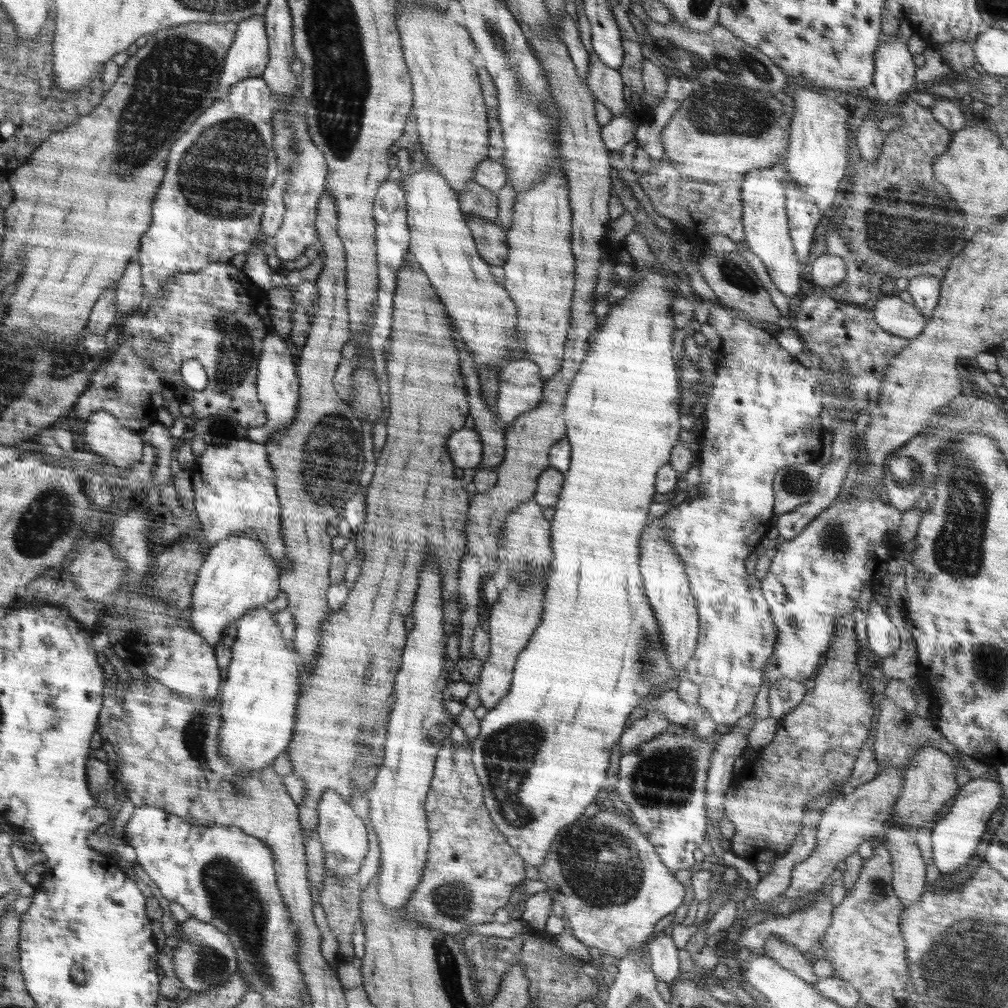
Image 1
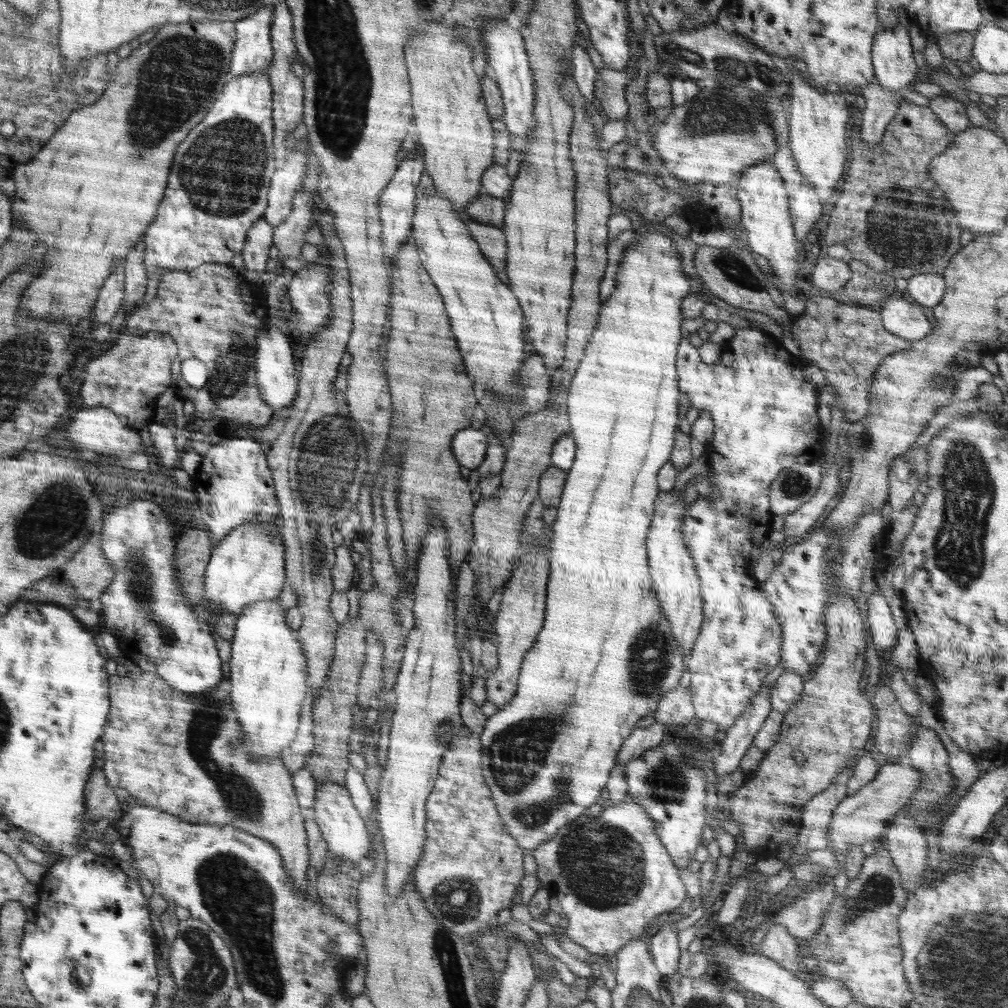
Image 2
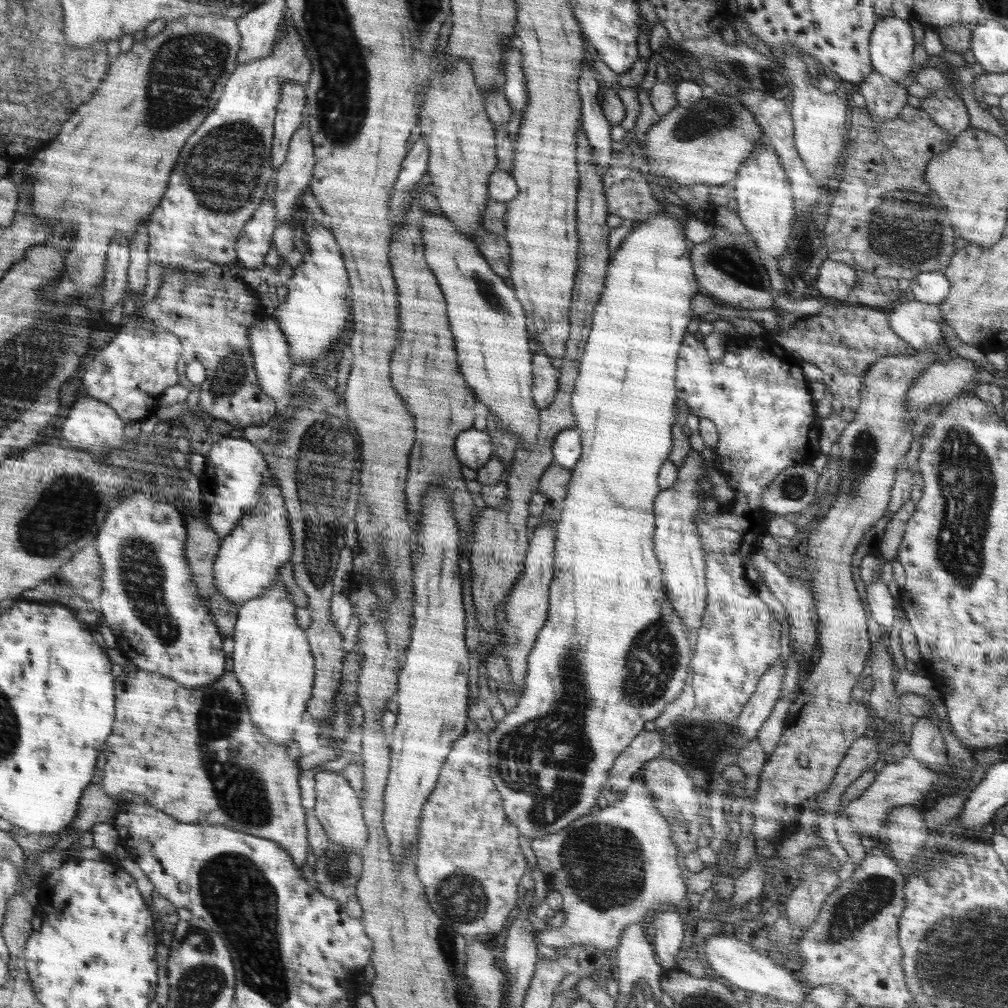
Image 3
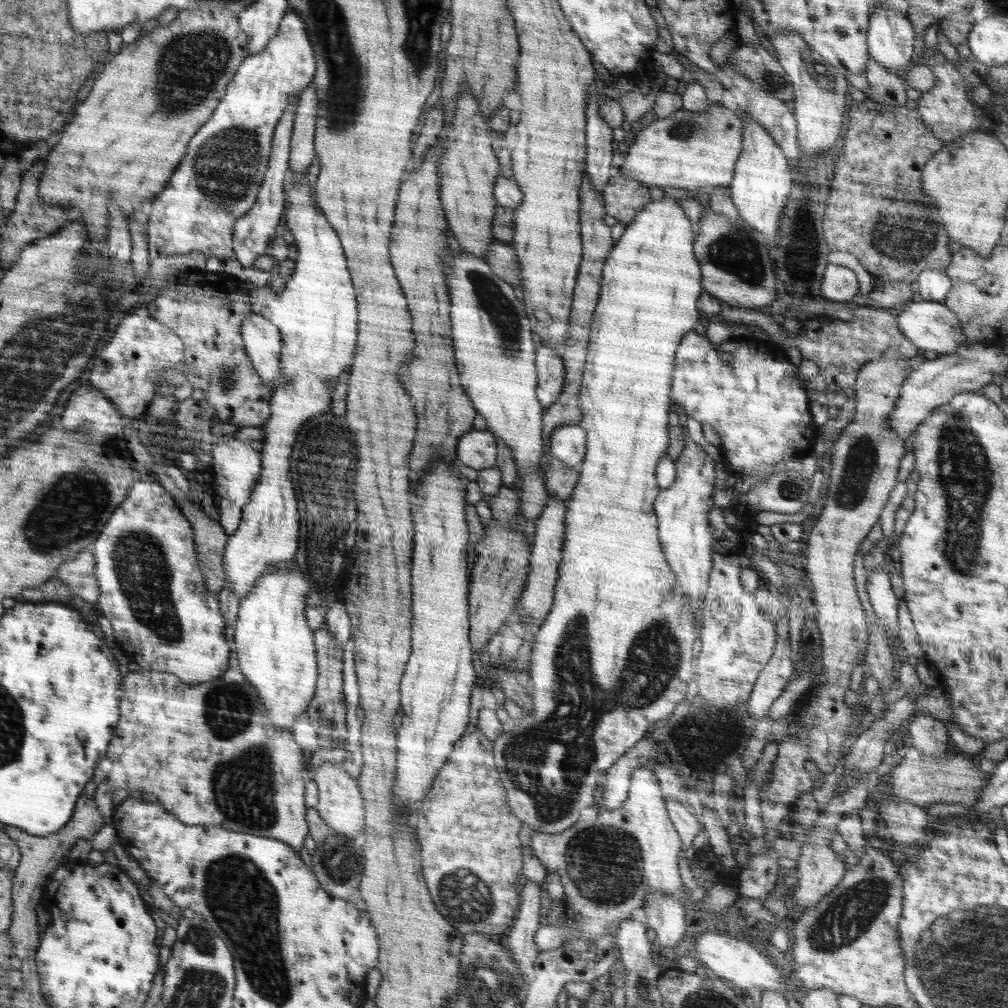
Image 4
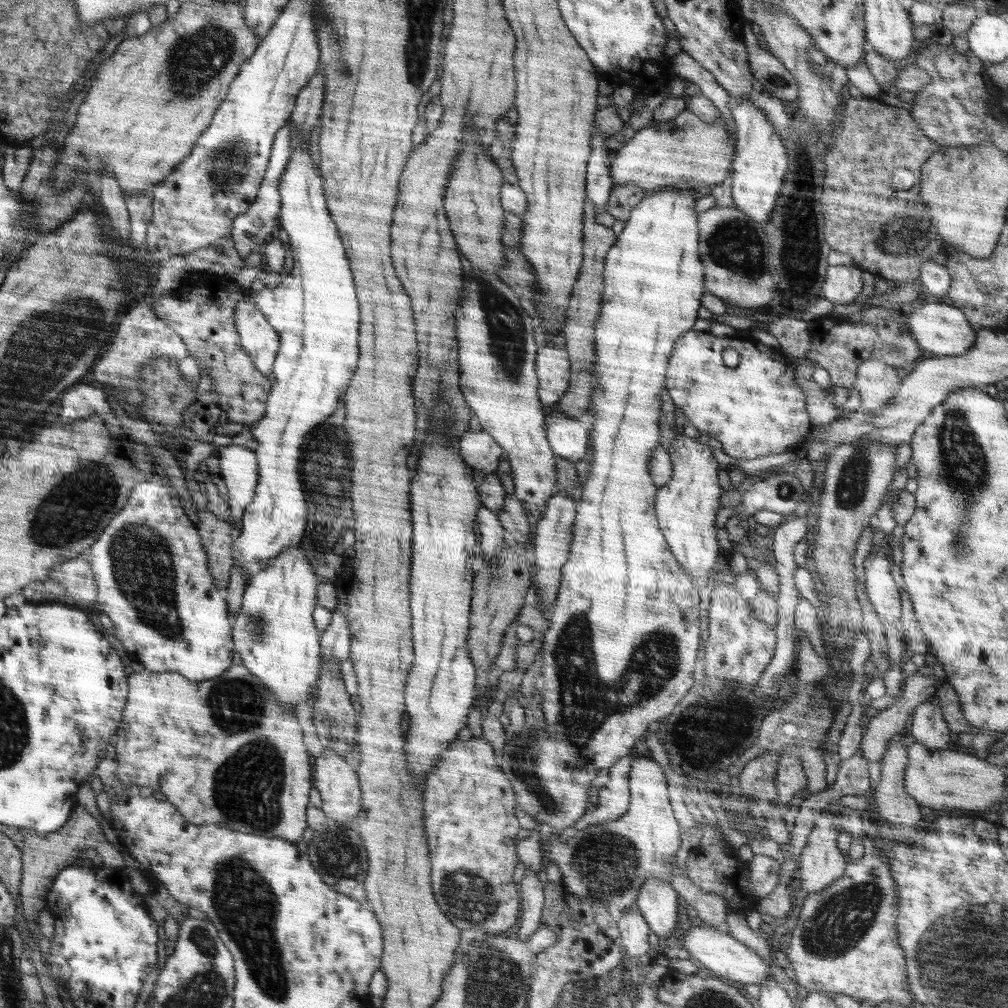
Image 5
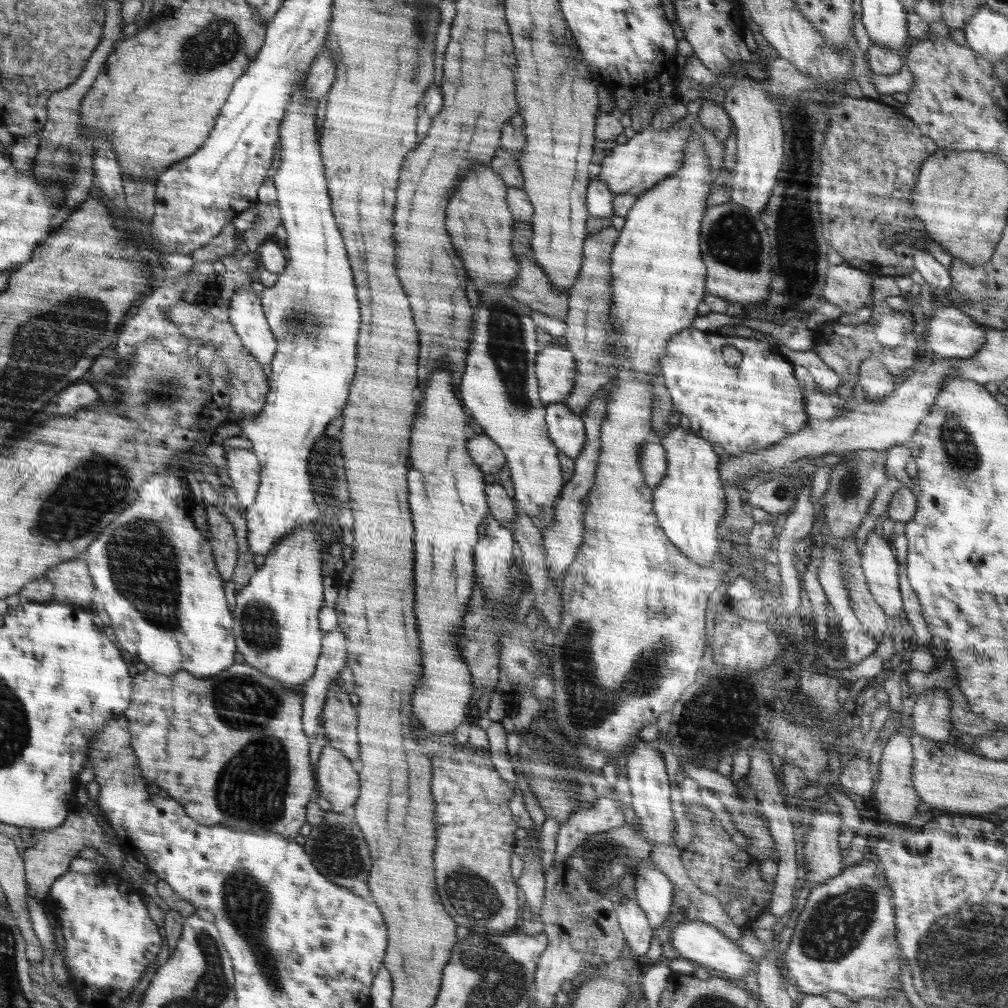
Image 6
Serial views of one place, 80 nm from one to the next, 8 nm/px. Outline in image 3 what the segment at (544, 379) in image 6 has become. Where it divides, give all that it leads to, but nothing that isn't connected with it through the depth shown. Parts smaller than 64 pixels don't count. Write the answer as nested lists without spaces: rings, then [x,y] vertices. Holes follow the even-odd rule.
[[[544,352],[534,353],[533,358],[533,400],[539,410],[552,404],[558,387],[558,363],[552,362]]]

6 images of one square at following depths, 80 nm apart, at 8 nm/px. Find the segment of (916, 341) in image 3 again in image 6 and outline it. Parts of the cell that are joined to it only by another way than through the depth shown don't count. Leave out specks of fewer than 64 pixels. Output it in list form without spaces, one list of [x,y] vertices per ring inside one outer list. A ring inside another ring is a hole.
[[[955,307],[932,308],[930,318],[919,317],[912,319],[910,323],[921,322],[924,328],[928,328],[928,346],[932,348],[937,358],[972,358],[978,354],[978,351],[986,342],[986,331],[982,325],[972,320],[962,310]]]

